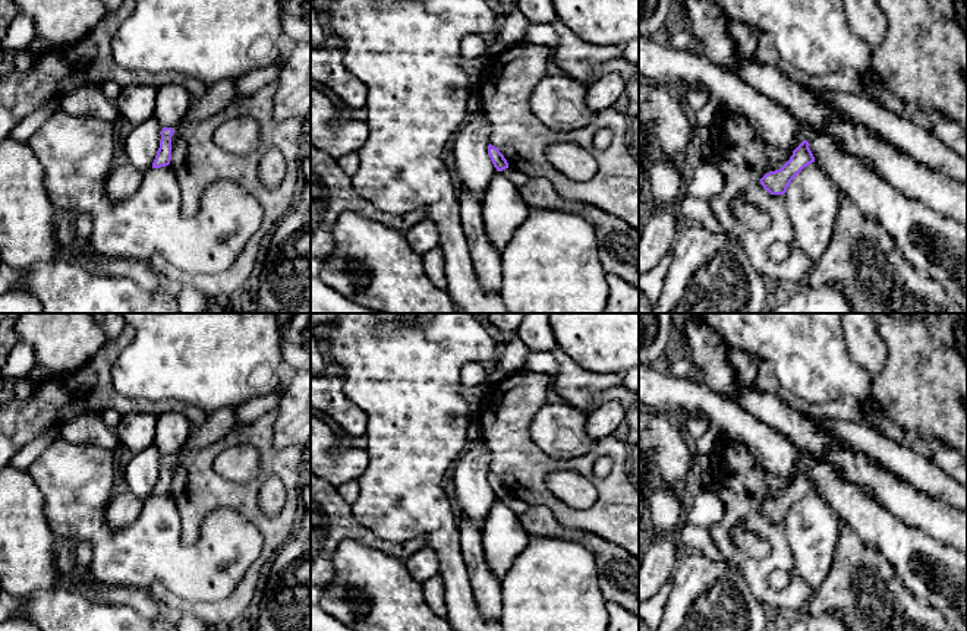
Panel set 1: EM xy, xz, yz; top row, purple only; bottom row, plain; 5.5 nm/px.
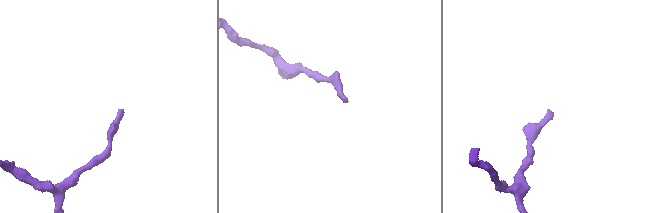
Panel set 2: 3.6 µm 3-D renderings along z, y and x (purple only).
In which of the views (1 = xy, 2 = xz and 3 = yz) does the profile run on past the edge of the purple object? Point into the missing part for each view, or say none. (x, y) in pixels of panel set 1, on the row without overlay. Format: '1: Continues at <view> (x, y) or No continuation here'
1: No continuation here
2: No continuation here
3: No continuation here

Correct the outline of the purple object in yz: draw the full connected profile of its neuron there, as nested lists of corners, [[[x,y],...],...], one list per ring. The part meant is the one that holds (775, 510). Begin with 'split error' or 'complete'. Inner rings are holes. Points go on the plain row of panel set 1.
complete; [[[803,468],[779,498],[769,499],[760,507],[760,512],[771,523],[784,523],[791,508],[812,490],[815,490],[815,485],[809,476],[809,470]]]

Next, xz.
complete; [[[491,471],[488,473],[488,483],[489,483],[494,495],[497,496],[497,499],[503,499],[503,498],[508,496],[508,490],[504,486],[504,483],[500,480],[498,476],[492,474]]]

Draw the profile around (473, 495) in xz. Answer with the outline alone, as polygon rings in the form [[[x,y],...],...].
[[[485,439],[466,449],[453,466],[456,501],[462,517],[482,527],[491,507],[495,504],[489,483],[491,452]]]

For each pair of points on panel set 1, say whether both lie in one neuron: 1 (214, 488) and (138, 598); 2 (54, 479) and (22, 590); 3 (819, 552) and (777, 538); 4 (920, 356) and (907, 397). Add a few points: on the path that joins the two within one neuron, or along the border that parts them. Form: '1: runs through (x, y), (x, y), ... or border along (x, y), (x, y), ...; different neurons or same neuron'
1: border along (145, 589), (166, 612); different neurons
2: border along (35, 482), (43, 497), (43, 514), (54, 536); different neurons
3: border along (784, 521), (793, 567), (788, 571), (771, 571); different neurons
4: runs through (920, 366), (920, 384), (917, 387); same neuron

